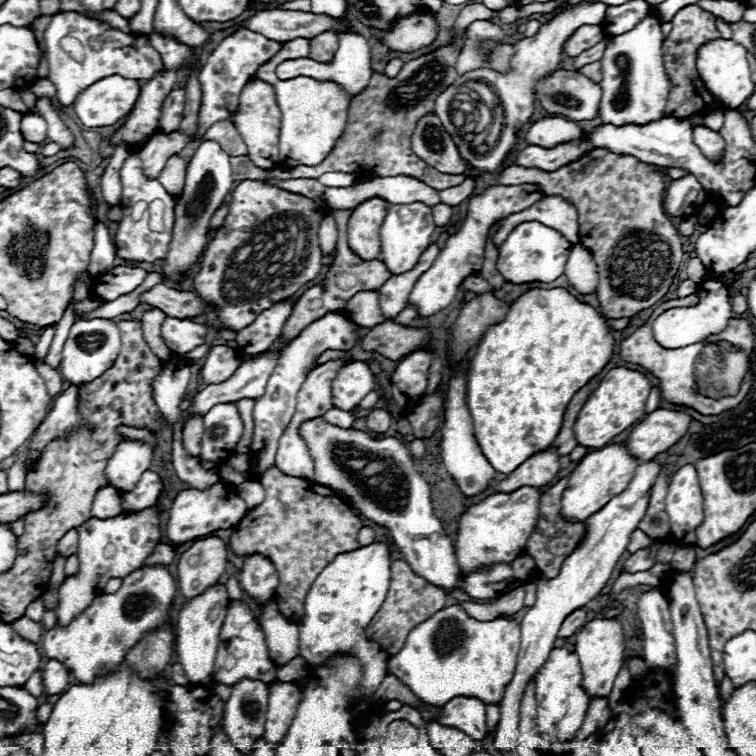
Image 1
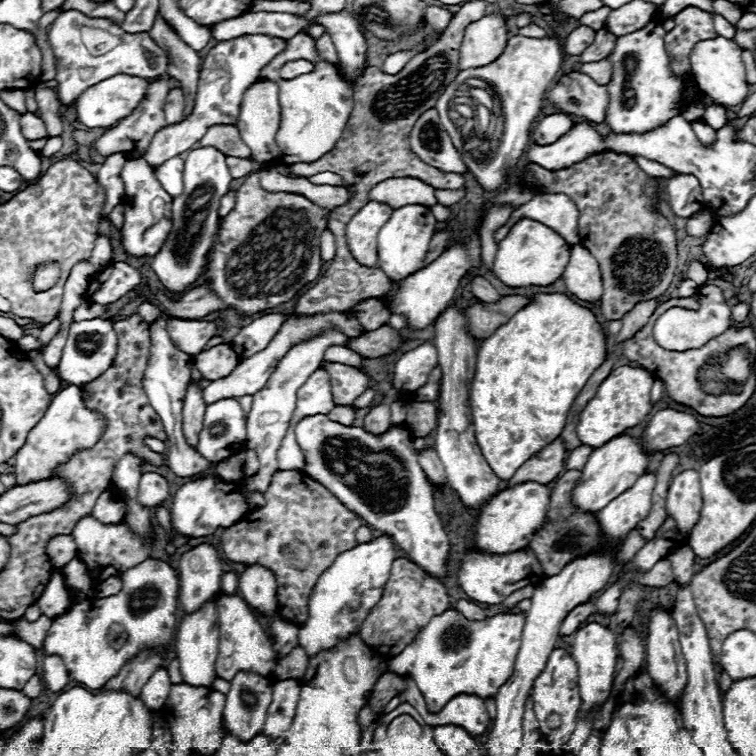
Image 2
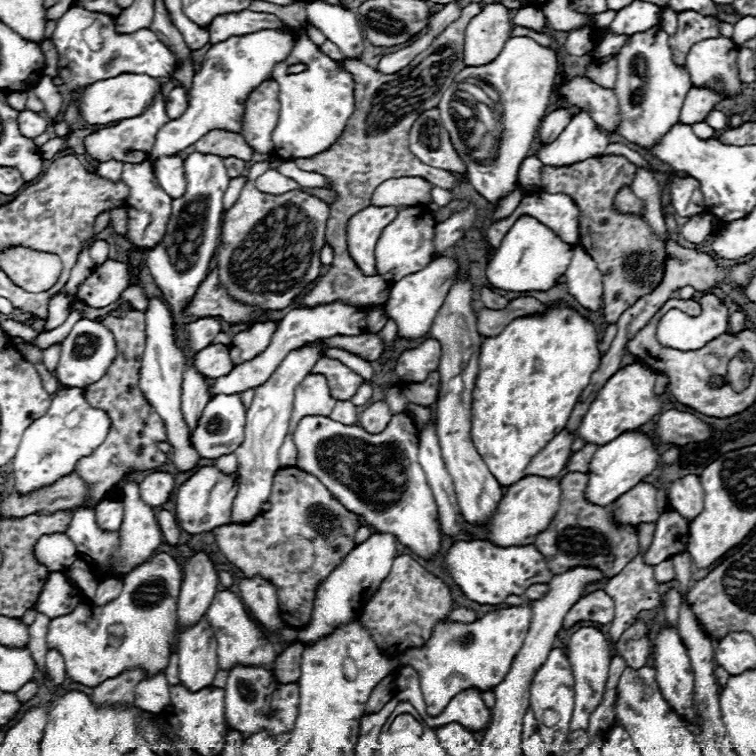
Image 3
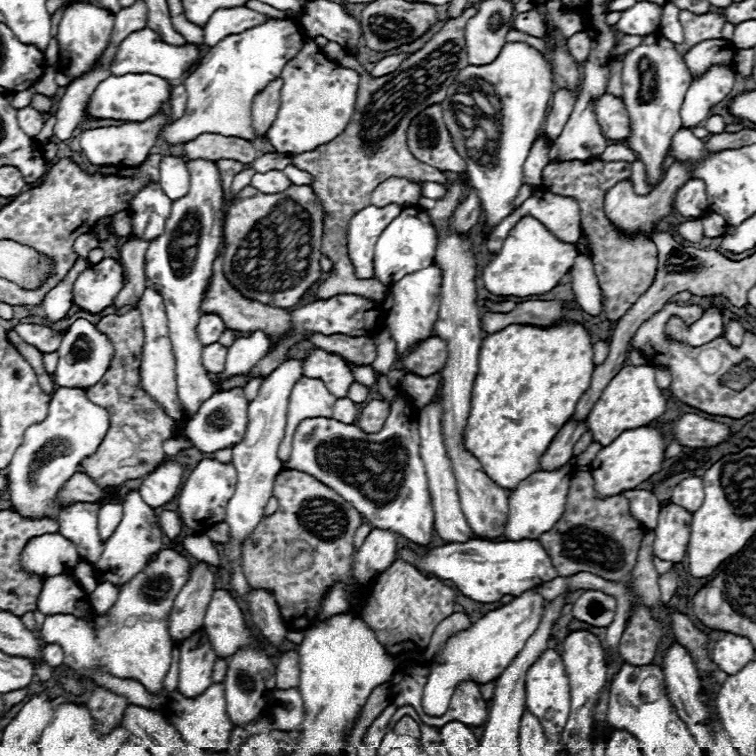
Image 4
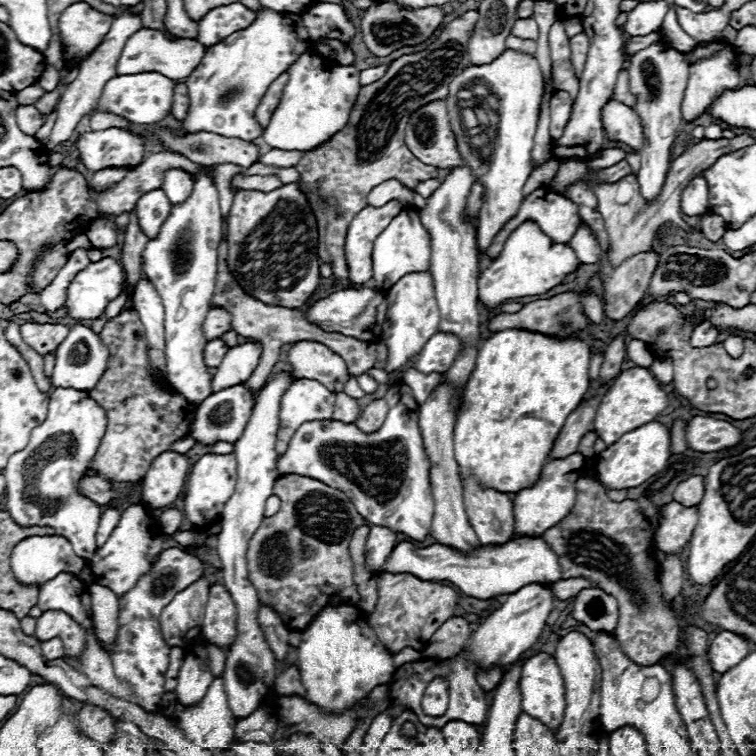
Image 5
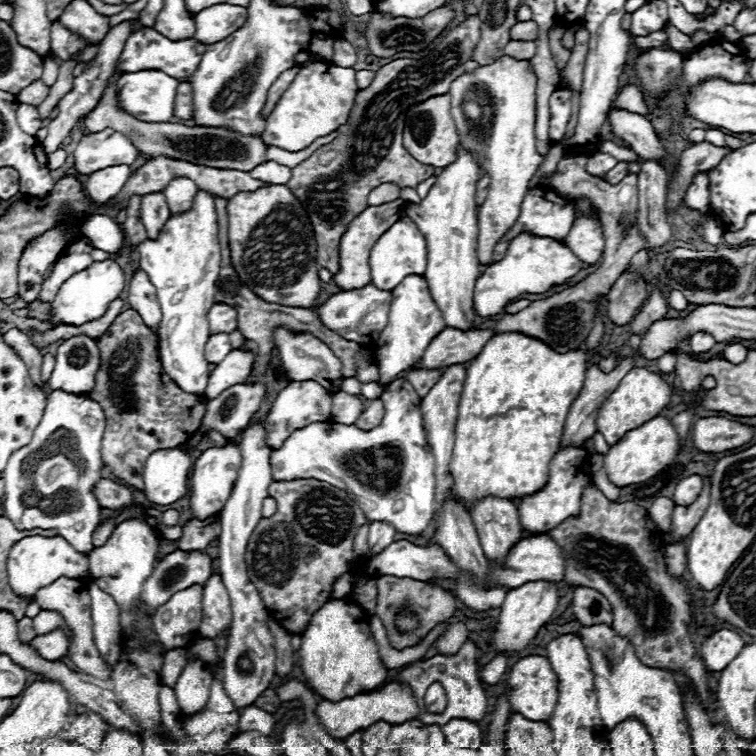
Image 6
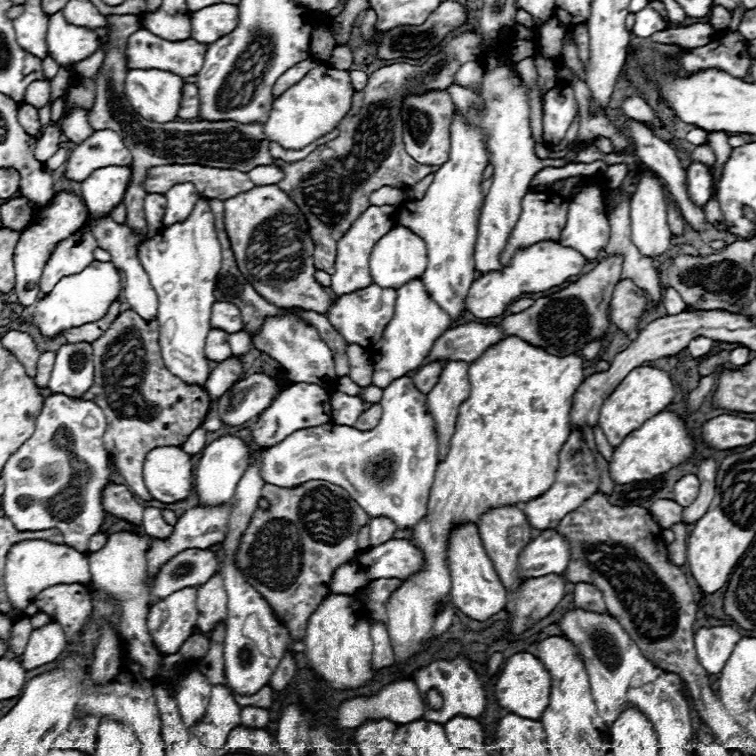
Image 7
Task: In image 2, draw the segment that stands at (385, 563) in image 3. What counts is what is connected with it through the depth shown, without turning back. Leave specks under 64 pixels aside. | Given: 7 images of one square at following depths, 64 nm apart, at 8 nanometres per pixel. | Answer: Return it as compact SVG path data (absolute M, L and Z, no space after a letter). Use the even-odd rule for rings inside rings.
M380 536L338 554L334 564L320 574L308 598L308 620L298 630L298 644L308 656L318 654L320 650L330 650L340 640L348 640L350 634L360 632L362 622L384 594L394 558L392 540L388 536Z

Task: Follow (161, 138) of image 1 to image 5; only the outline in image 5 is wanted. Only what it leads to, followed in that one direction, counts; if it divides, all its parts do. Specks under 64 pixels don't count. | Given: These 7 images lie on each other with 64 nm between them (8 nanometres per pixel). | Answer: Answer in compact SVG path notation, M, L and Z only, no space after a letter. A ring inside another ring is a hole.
M258 12L254 24L244 30L230 34L226 40L210 46L196 66L196 70L186 78L188 86L188 114L182 120L180 132L214 132L222 136L234 136L242 140L256 140L262 136L262 128L254 120L254 108L264 96L266 88L282 74L286 68L310 48L306 28L302 26L302 16L292 12Z

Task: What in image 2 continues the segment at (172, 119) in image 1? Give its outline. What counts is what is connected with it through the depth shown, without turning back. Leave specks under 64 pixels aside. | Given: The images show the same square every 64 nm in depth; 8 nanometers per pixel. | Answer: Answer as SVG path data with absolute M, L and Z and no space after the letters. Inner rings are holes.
M172 88L166 104L164 104L164 114L166 114L166 122L168 124L176 124L182 120L182 112L184 112L184 94L180 88Z

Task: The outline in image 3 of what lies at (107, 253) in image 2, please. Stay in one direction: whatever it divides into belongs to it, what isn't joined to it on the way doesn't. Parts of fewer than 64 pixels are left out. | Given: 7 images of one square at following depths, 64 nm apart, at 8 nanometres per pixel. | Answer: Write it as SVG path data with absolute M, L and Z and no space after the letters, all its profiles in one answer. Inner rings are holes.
M96 240L90 248L90 256L96 264L104 264L108 260L108 244L106 240Z

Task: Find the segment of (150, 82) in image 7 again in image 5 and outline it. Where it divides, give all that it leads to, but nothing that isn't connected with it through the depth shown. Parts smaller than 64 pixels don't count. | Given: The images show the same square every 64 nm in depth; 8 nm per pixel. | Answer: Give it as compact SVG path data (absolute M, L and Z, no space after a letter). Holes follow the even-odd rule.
M140 72L140 74L126 74L126 76L114 76L110 78L96 104L96 112L112 112L116 116L122 116L136 124L154 124L162 120L172 106L172 94L174 94L174 80L158 74L158 72Z

